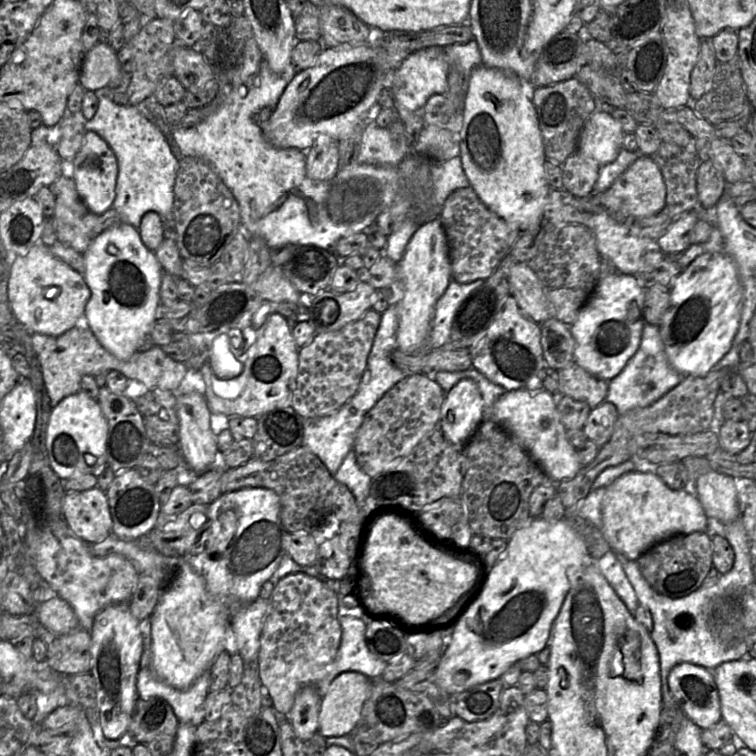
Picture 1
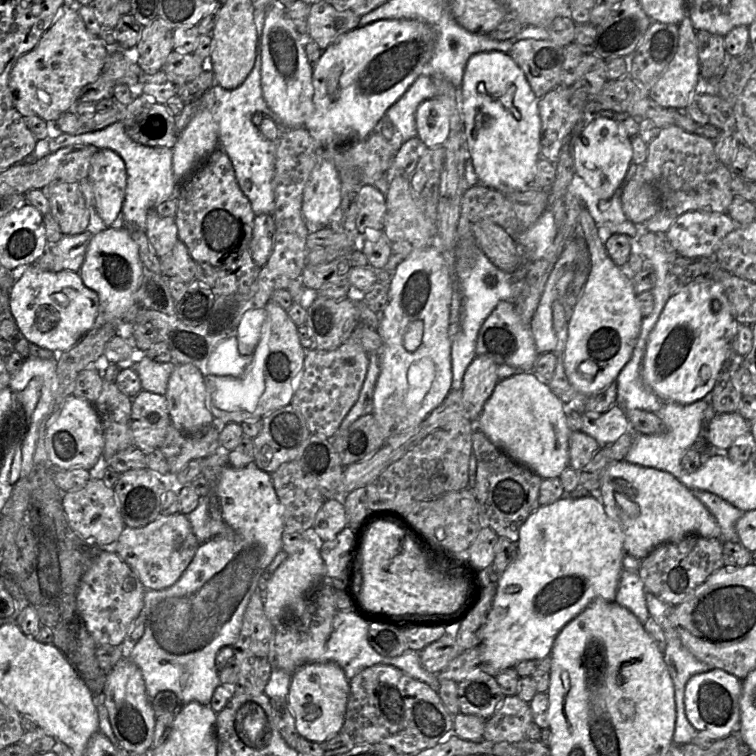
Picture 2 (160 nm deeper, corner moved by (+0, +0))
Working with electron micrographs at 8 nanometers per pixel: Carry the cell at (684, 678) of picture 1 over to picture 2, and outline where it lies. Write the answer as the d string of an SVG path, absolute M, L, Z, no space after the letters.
M711 669L692 676L685 686L685 712L697 731L706 731L719 739L738 730L742 680L722 669Z

